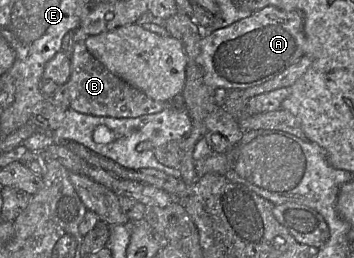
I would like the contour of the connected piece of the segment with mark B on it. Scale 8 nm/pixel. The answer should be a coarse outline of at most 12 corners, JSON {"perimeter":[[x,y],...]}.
{"perimeter":[[72,32],[70,108],[136,118],[173,103],[155,101],[111,73]]}

